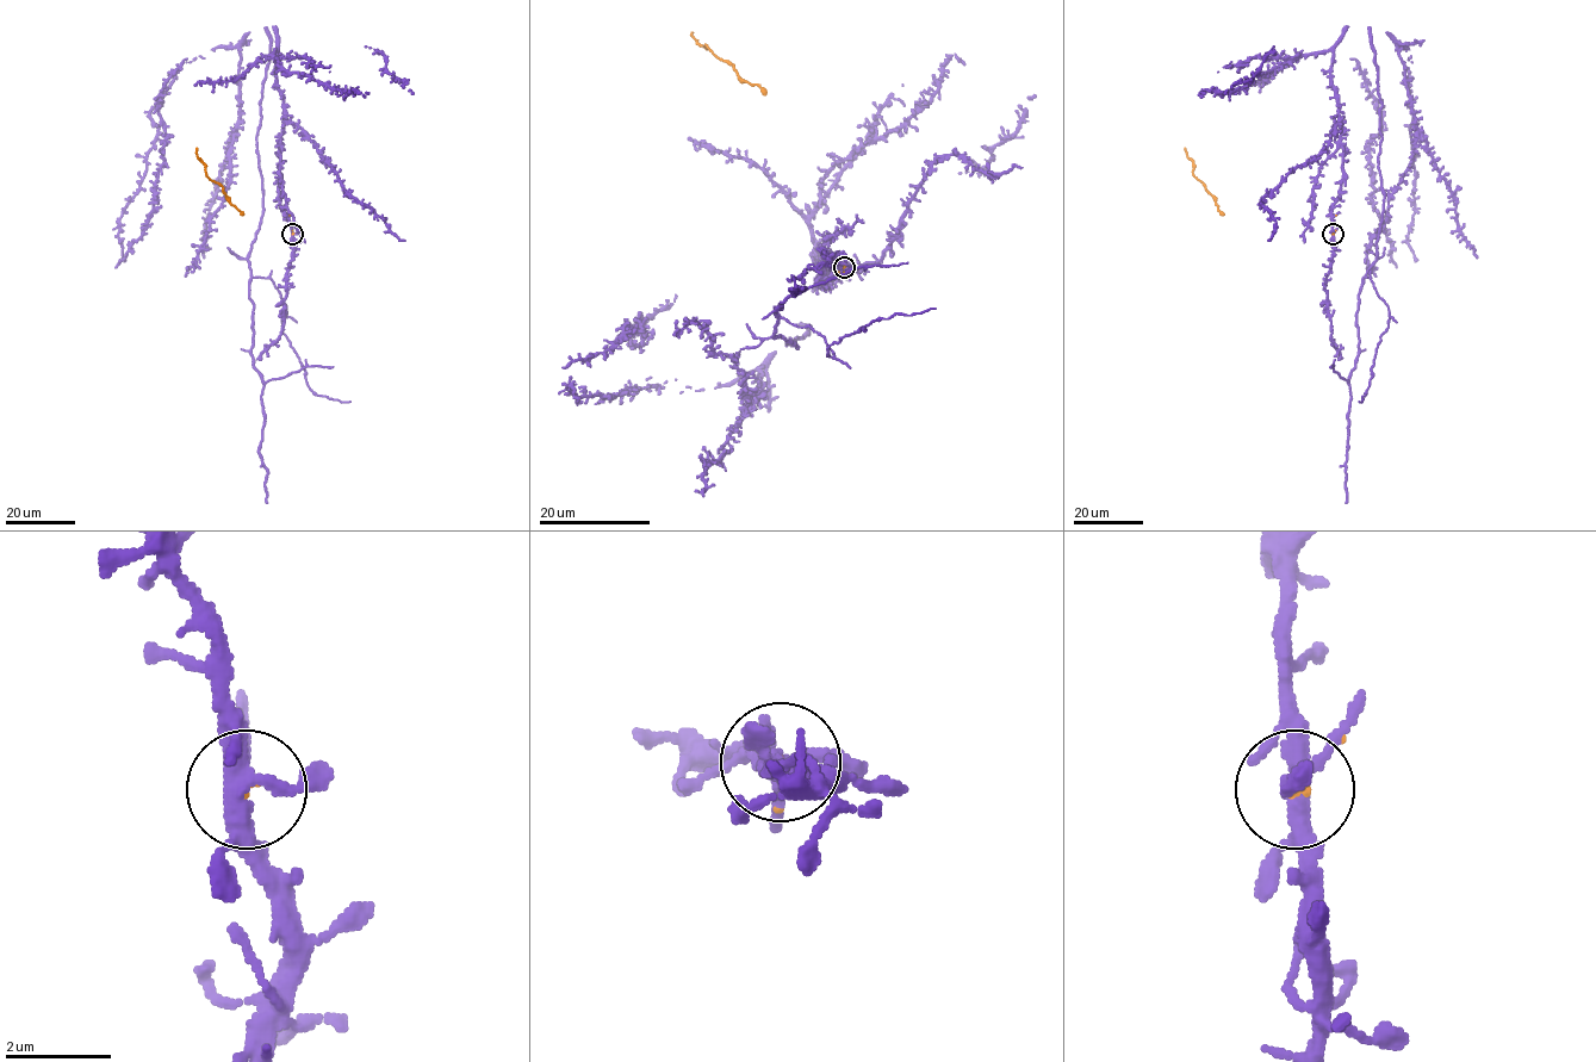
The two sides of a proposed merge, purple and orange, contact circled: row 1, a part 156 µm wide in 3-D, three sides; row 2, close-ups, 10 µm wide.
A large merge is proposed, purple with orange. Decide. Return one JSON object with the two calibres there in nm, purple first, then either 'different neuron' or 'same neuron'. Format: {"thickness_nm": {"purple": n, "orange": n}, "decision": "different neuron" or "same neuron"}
{"thickness_nm": {"purple": 360, "orange": 70}, "decision": "same neuron"}

